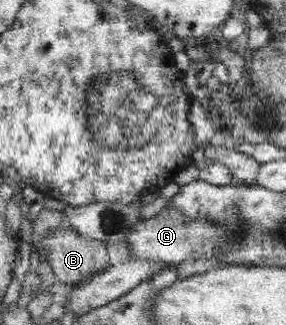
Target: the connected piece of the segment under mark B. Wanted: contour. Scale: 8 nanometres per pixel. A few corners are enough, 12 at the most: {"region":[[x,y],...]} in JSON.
{"region":[[61,226],[35,243],[58,282],[80,284],[112,266],[107,244]]}

